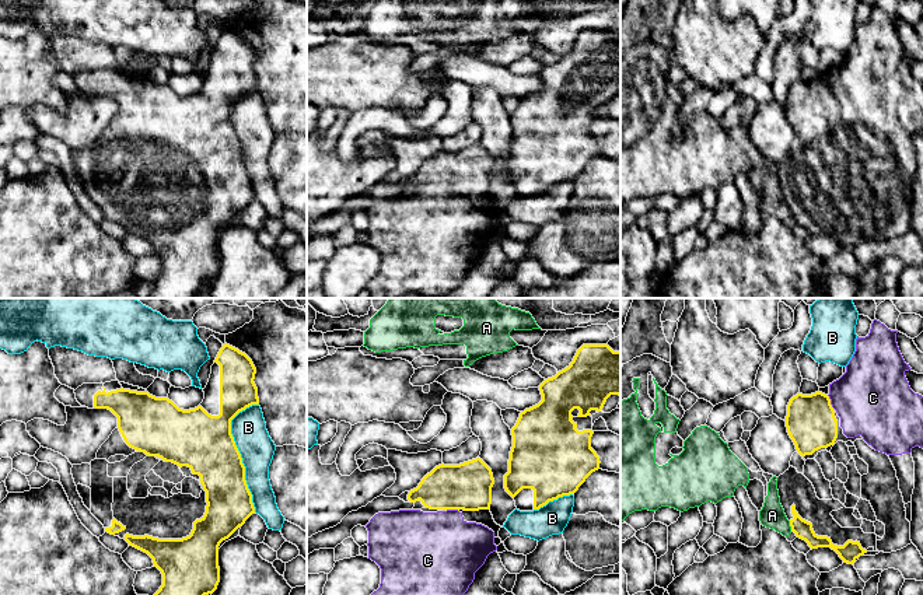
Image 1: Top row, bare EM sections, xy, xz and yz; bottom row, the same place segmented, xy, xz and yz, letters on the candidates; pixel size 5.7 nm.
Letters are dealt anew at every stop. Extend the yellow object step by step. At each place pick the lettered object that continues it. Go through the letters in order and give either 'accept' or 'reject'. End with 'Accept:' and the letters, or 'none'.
A: reject
B: reject
C: accept
Accept: C

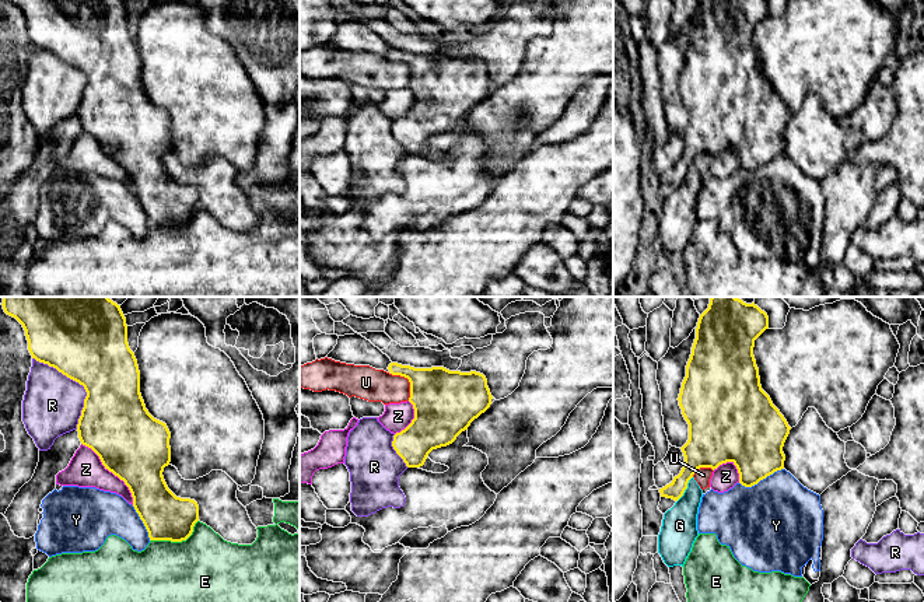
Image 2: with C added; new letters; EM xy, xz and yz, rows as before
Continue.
E: reject
G: reject
R: reject
U: reject
Y: reject
Z: reject
Accept: none

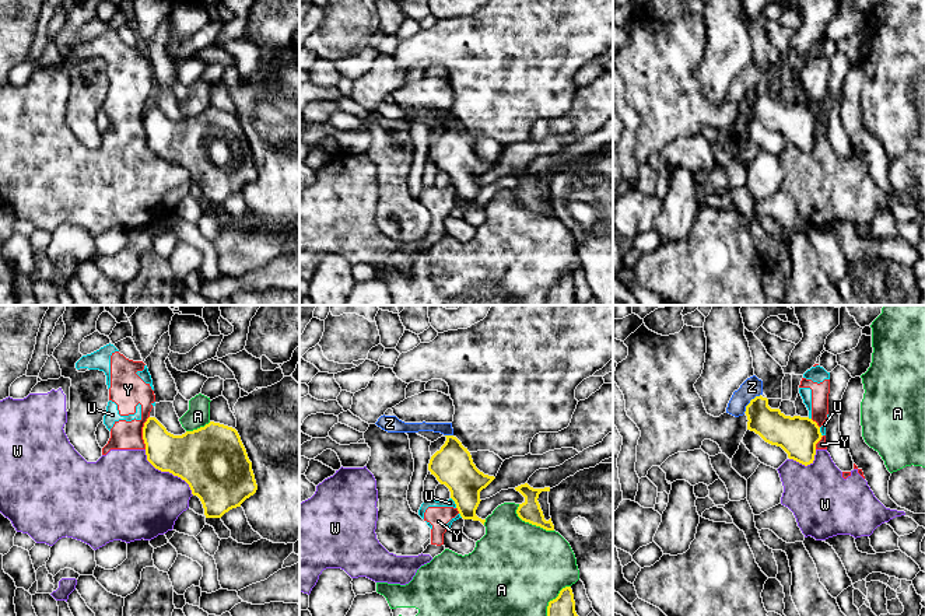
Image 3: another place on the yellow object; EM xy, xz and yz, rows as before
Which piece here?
A: reject
U: reject
W: reject
Y: reject
Z: reject
Accept: none

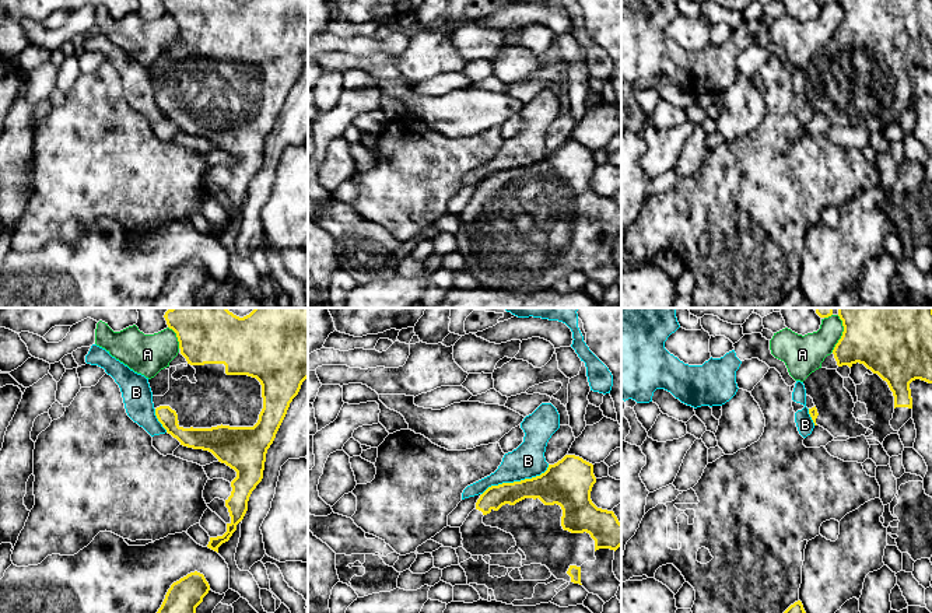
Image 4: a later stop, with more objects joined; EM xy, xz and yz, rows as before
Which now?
A: reject
B: reject
Accept: none

